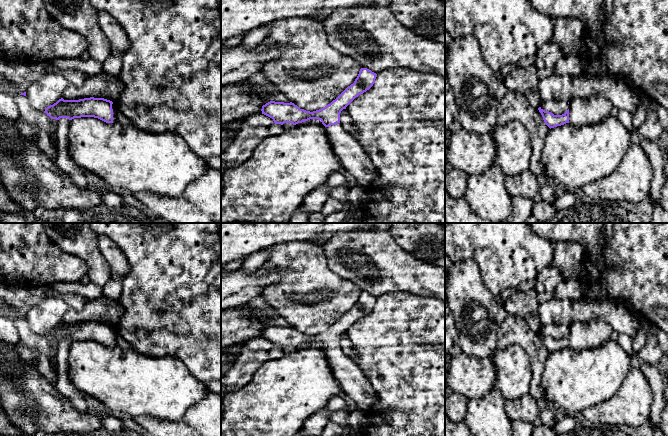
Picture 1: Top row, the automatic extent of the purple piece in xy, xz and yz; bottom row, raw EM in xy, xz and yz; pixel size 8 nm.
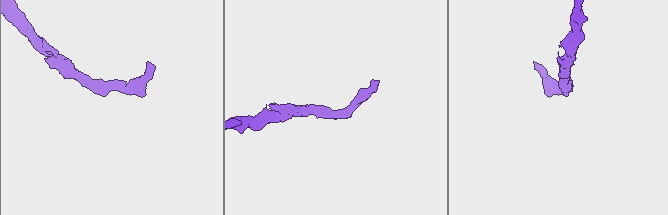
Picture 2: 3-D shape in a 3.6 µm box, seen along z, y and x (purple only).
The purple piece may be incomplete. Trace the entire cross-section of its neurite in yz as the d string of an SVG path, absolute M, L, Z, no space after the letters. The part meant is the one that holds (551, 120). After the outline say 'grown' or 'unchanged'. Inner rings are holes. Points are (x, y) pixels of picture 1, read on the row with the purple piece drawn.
M593 95L588 98L574 98L568 107L562 115L554 115L541 107L538 110L545 124L551 129L569 122L577 126L600 123L611 114L613 104L602 96Z | grown

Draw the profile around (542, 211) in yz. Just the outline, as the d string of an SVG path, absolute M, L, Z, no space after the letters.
M537 197L534 202L532 215L538 222L544 222L553 217L557 212L555 204L548 203L542 198Z

